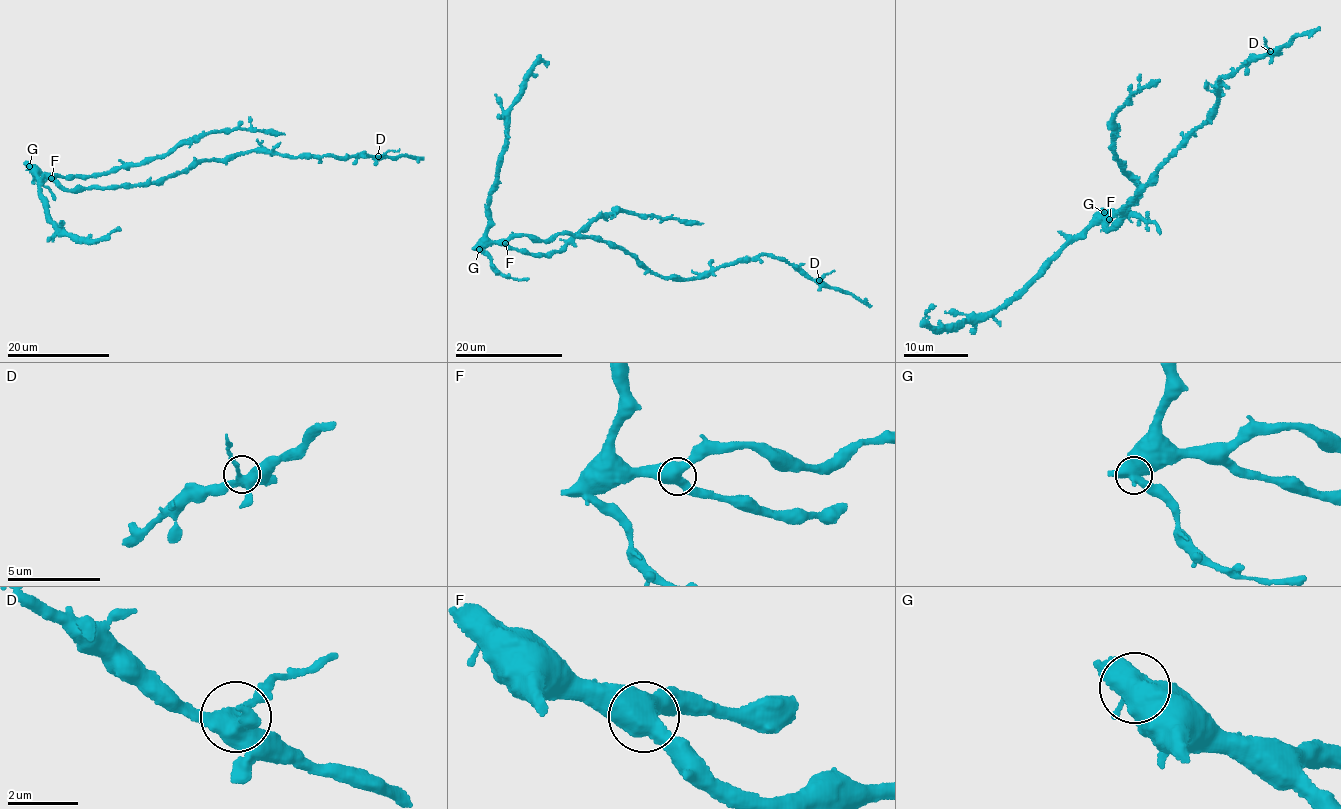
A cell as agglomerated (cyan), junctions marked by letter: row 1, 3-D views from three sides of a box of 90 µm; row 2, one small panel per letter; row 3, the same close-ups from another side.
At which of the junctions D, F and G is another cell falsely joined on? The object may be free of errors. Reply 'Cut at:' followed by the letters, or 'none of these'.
Cut at: G

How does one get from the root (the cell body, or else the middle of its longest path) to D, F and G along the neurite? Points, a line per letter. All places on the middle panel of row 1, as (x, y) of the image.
D: (591, 238), (624, 248), (660, 276), (708, 277), (721, 267), (764, 254), (785, 258), (819, 280)
F: (591, 238), (560, 233), (546, 240), (521, 235), (505, 243)
G: (591, 238), (560, 233), (546, 240), (512, 236), (479, 249)

